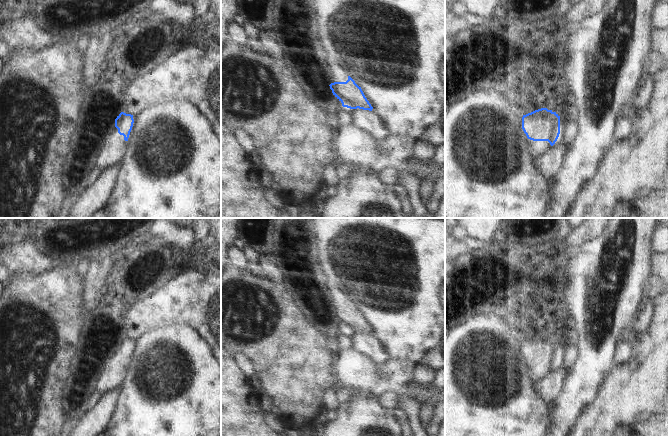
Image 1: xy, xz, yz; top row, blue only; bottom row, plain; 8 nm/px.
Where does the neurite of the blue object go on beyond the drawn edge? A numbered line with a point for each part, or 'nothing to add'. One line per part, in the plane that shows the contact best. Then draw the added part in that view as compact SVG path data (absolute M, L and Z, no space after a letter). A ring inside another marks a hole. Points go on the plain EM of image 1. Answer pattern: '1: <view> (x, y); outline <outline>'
1: xy (110, 373); outline M115 344L101 360L96 374L92 378L89 395L94 398L119 387L127 365L118 357Z

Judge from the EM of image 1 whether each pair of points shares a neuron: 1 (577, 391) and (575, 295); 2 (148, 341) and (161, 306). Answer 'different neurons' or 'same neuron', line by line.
1: same neuron
2: different neurons

